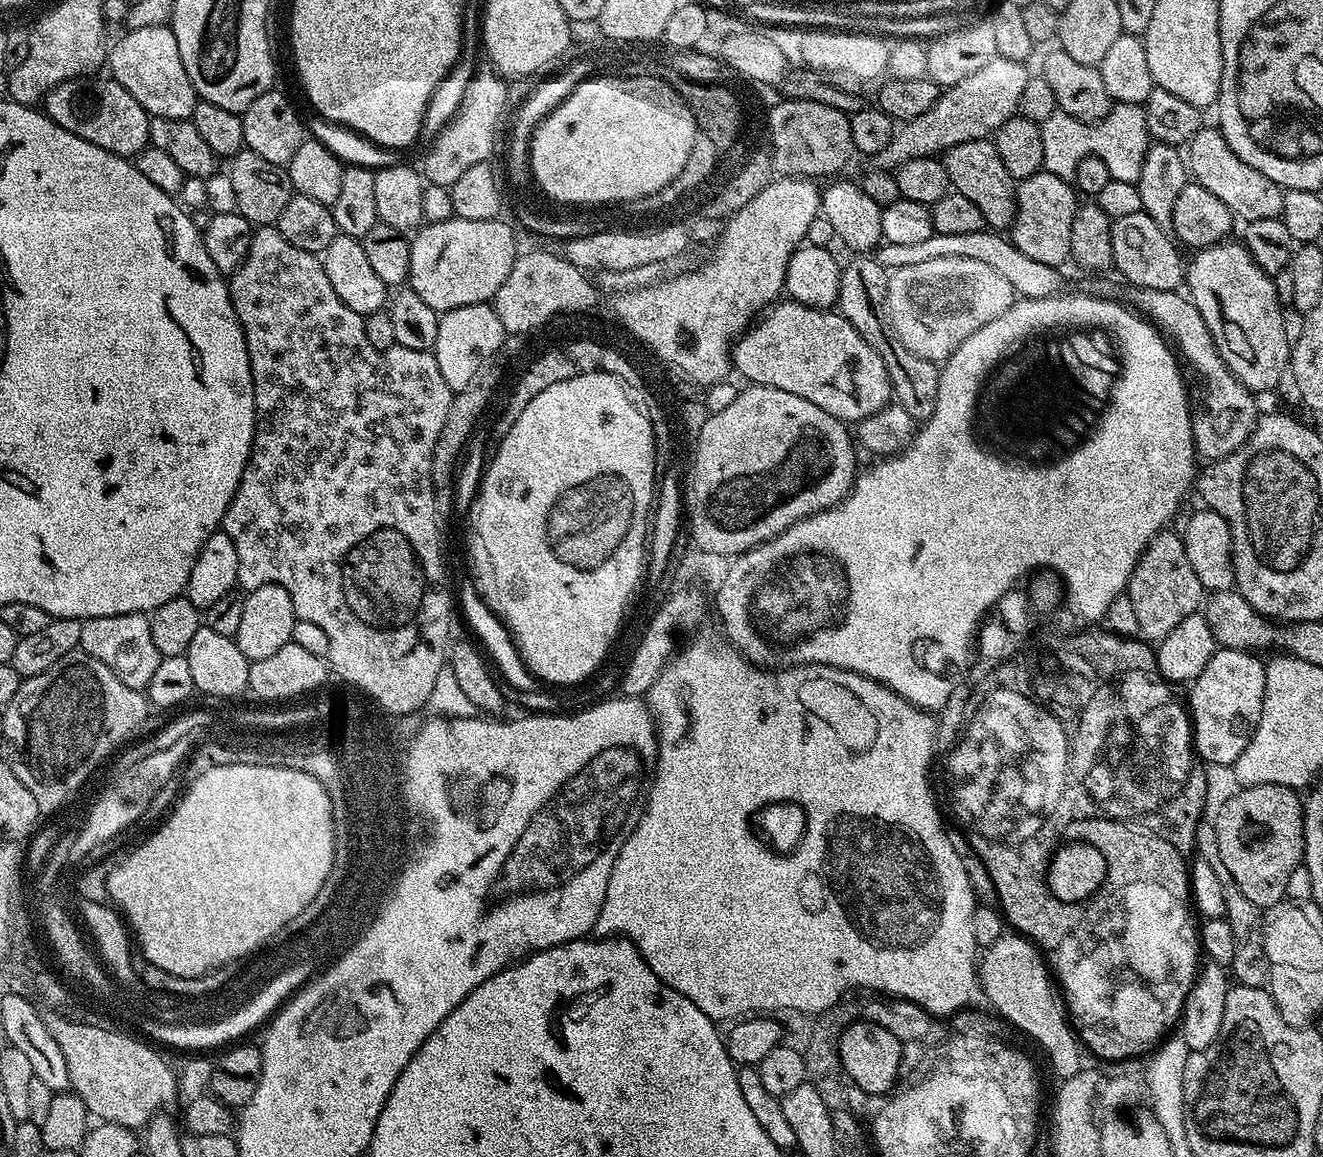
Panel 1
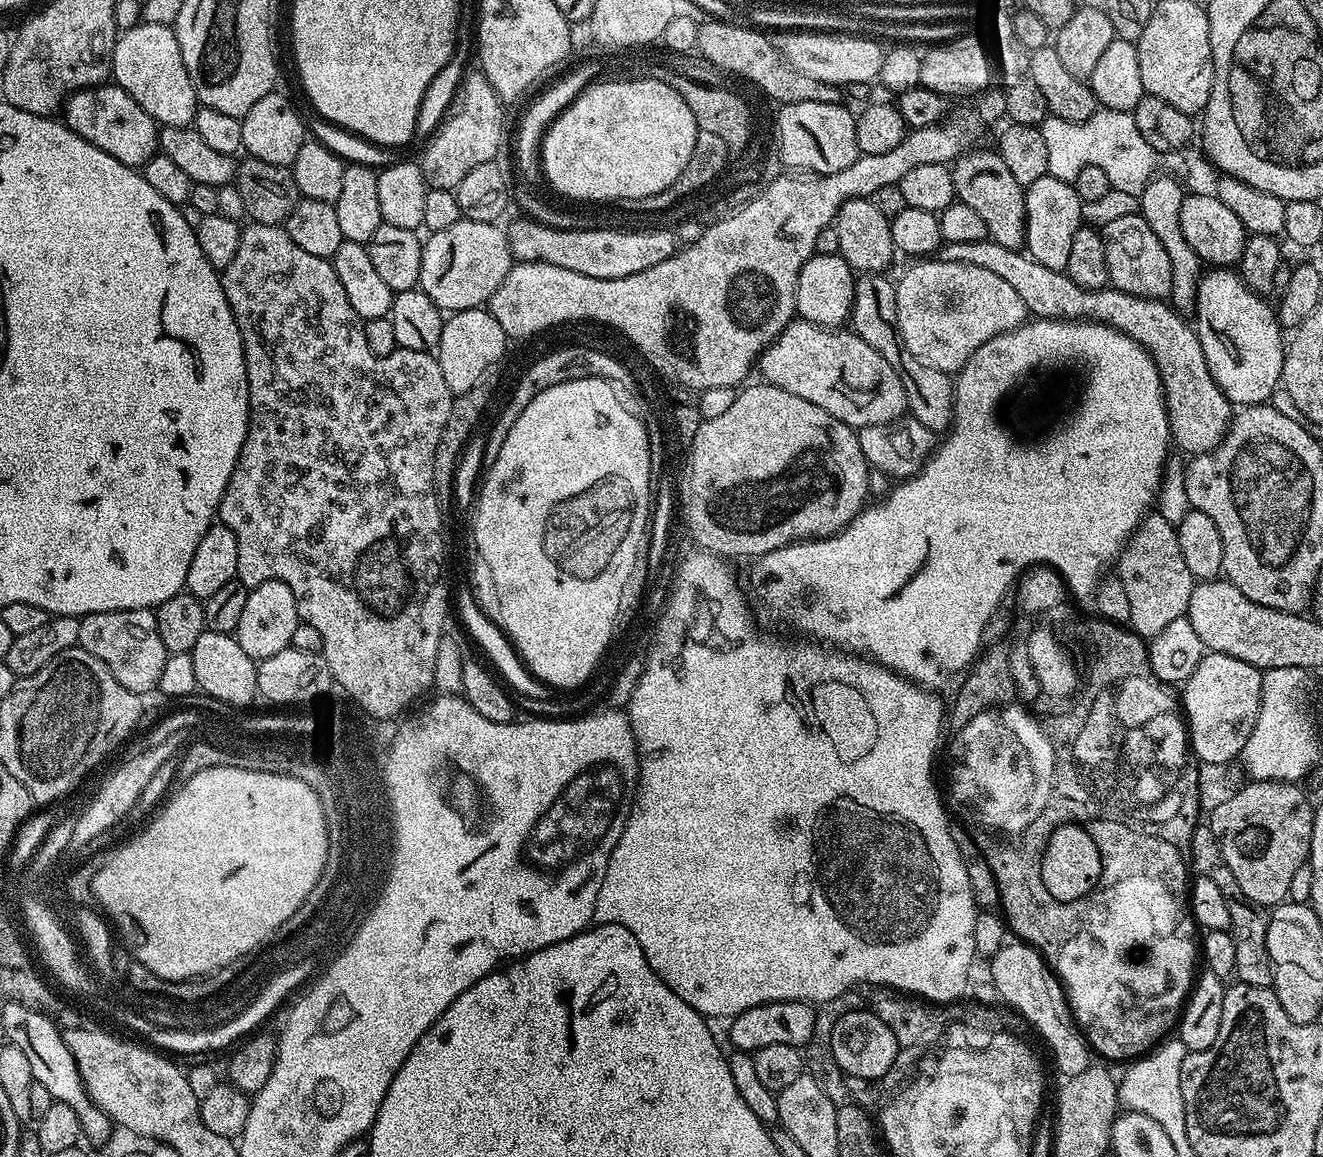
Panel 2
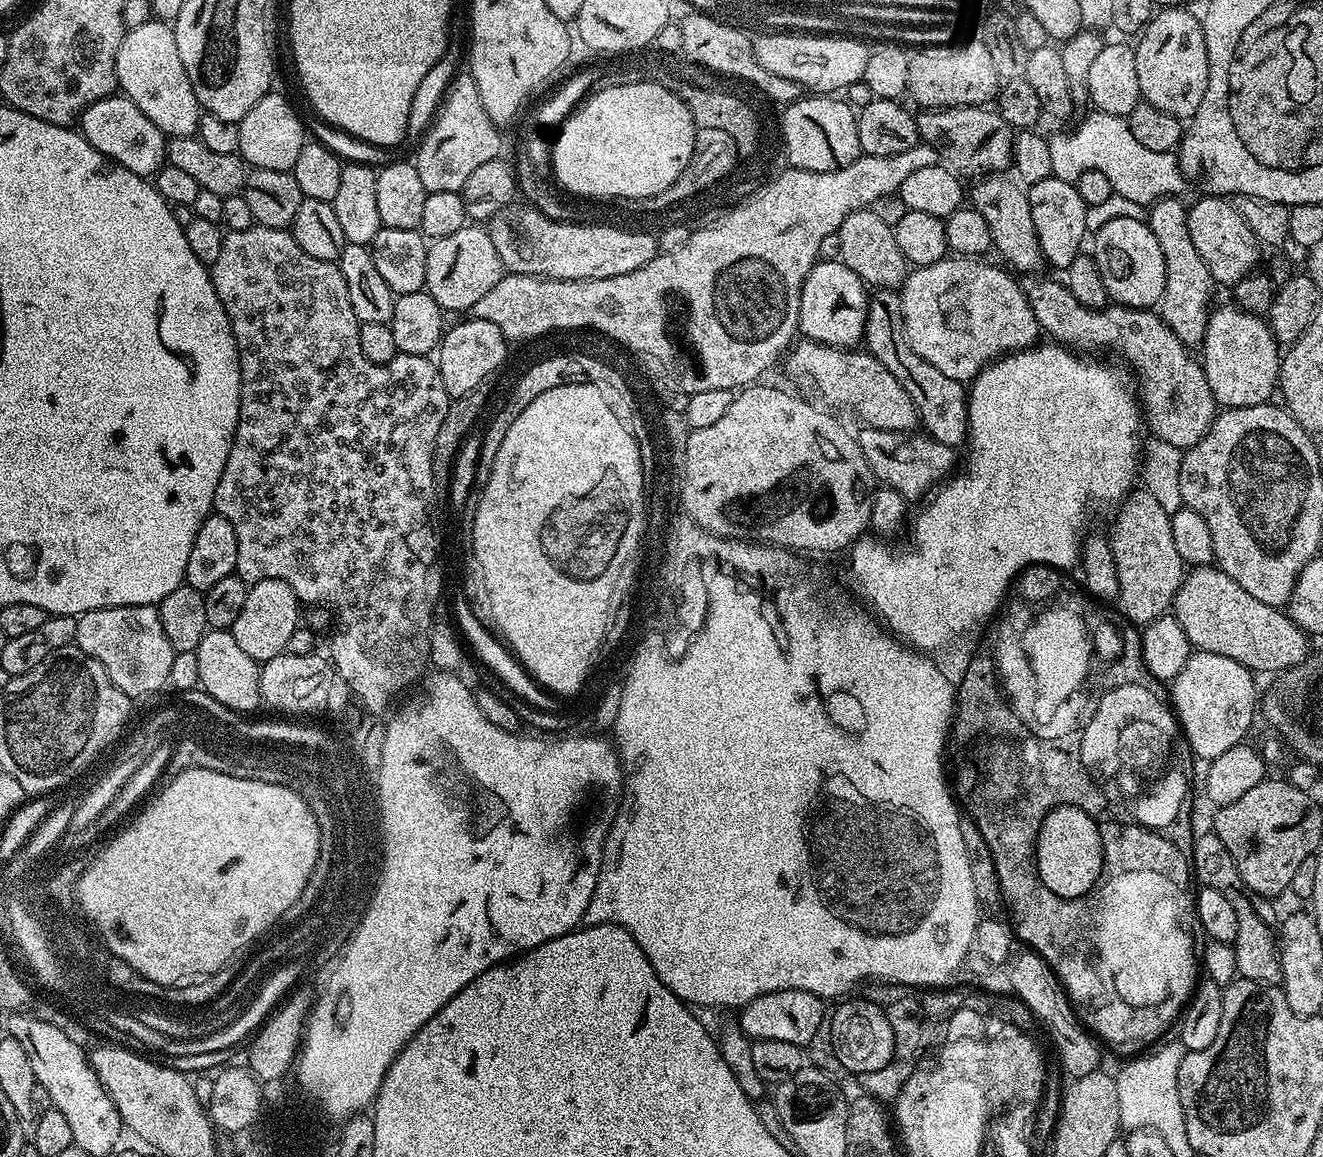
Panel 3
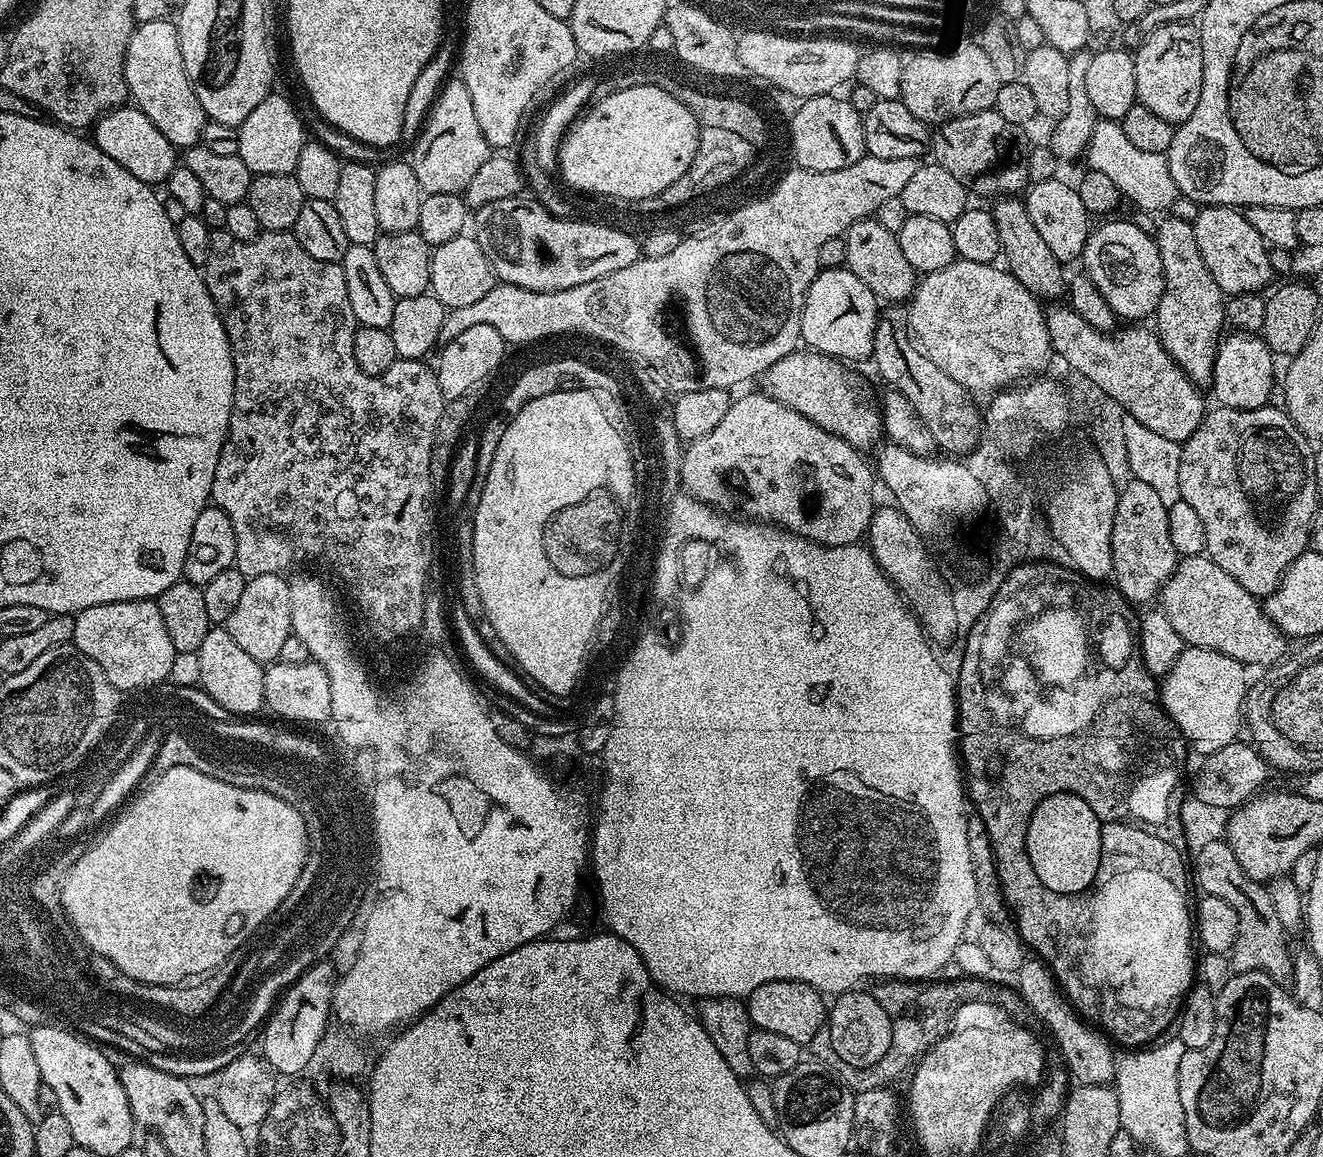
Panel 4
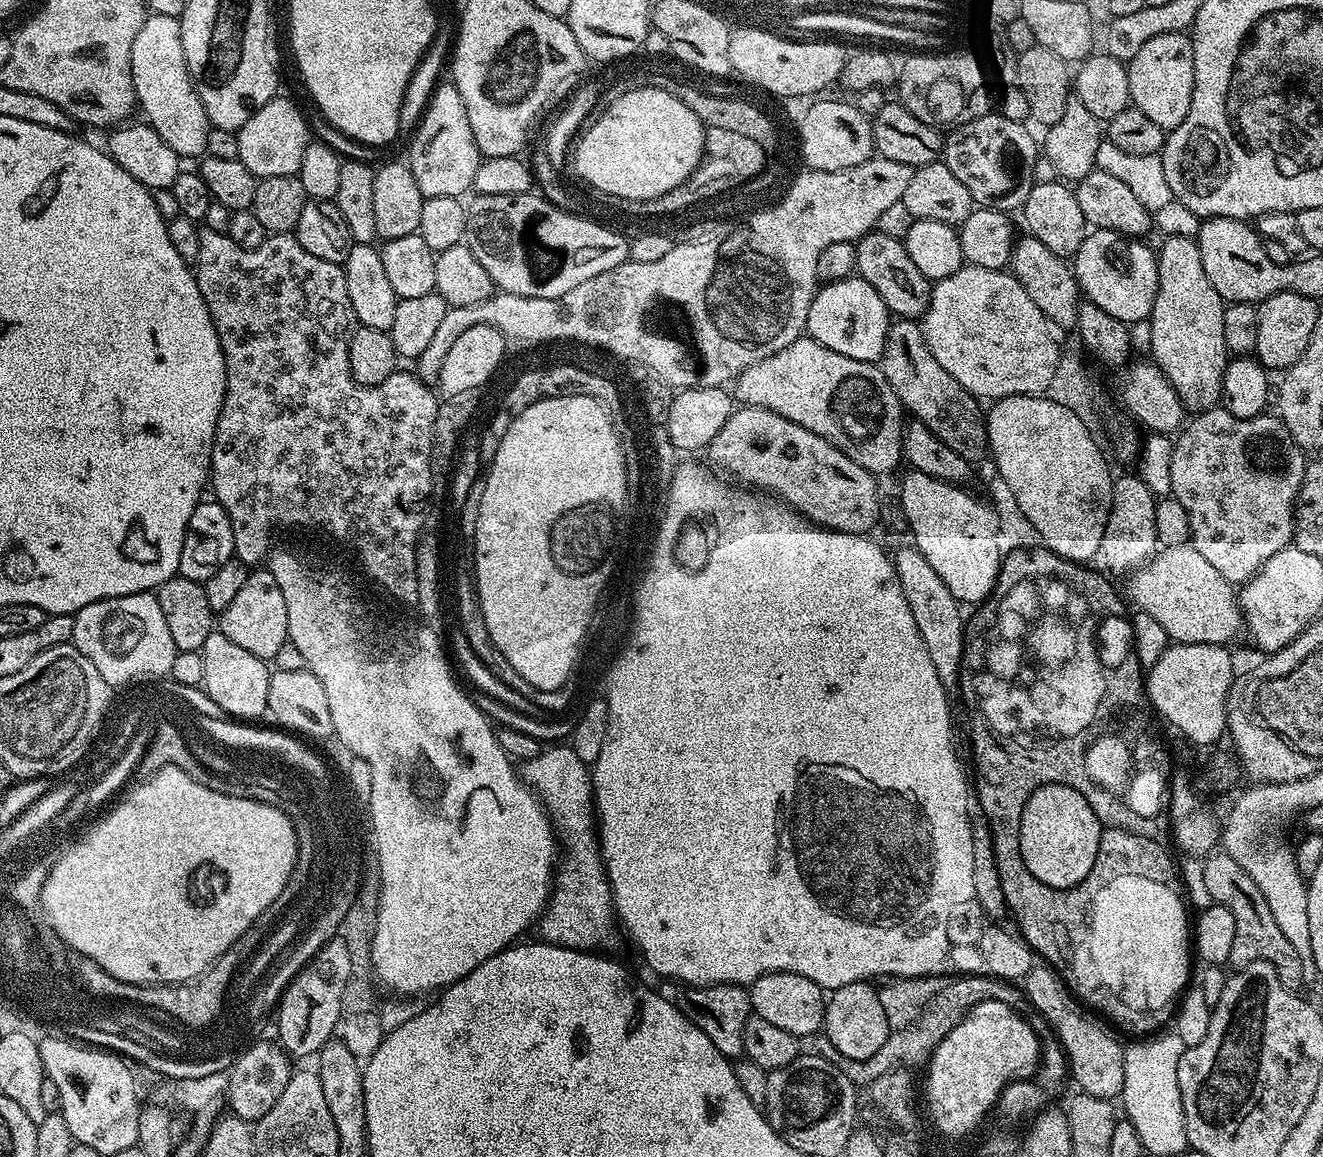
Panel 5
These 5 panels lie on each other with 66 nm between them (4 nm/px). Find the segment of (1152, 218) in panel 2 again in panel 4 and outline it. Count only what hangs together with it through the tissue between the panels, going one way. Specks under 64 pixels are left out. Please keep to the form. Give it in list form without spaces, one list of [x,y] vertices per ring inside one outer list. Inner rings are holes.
[[[1175,218],[1167,219],[1161,224],[1159,221],[1154,228],[1158,254],[1162,254],[1164,275],[1162,302],[1158,302],[1156,307],[1154,331],[1159,336],[1166,354],[1174,358],[1174,362],[1192,379],[1192,383],[1197,386],[1208,386],[1212,382],[1216,346],[1222,339],[1220,327],[1225,327],[1226,324],[1226,295],[1218,283],[1214,282],[1202,260],[1191,223]]]

